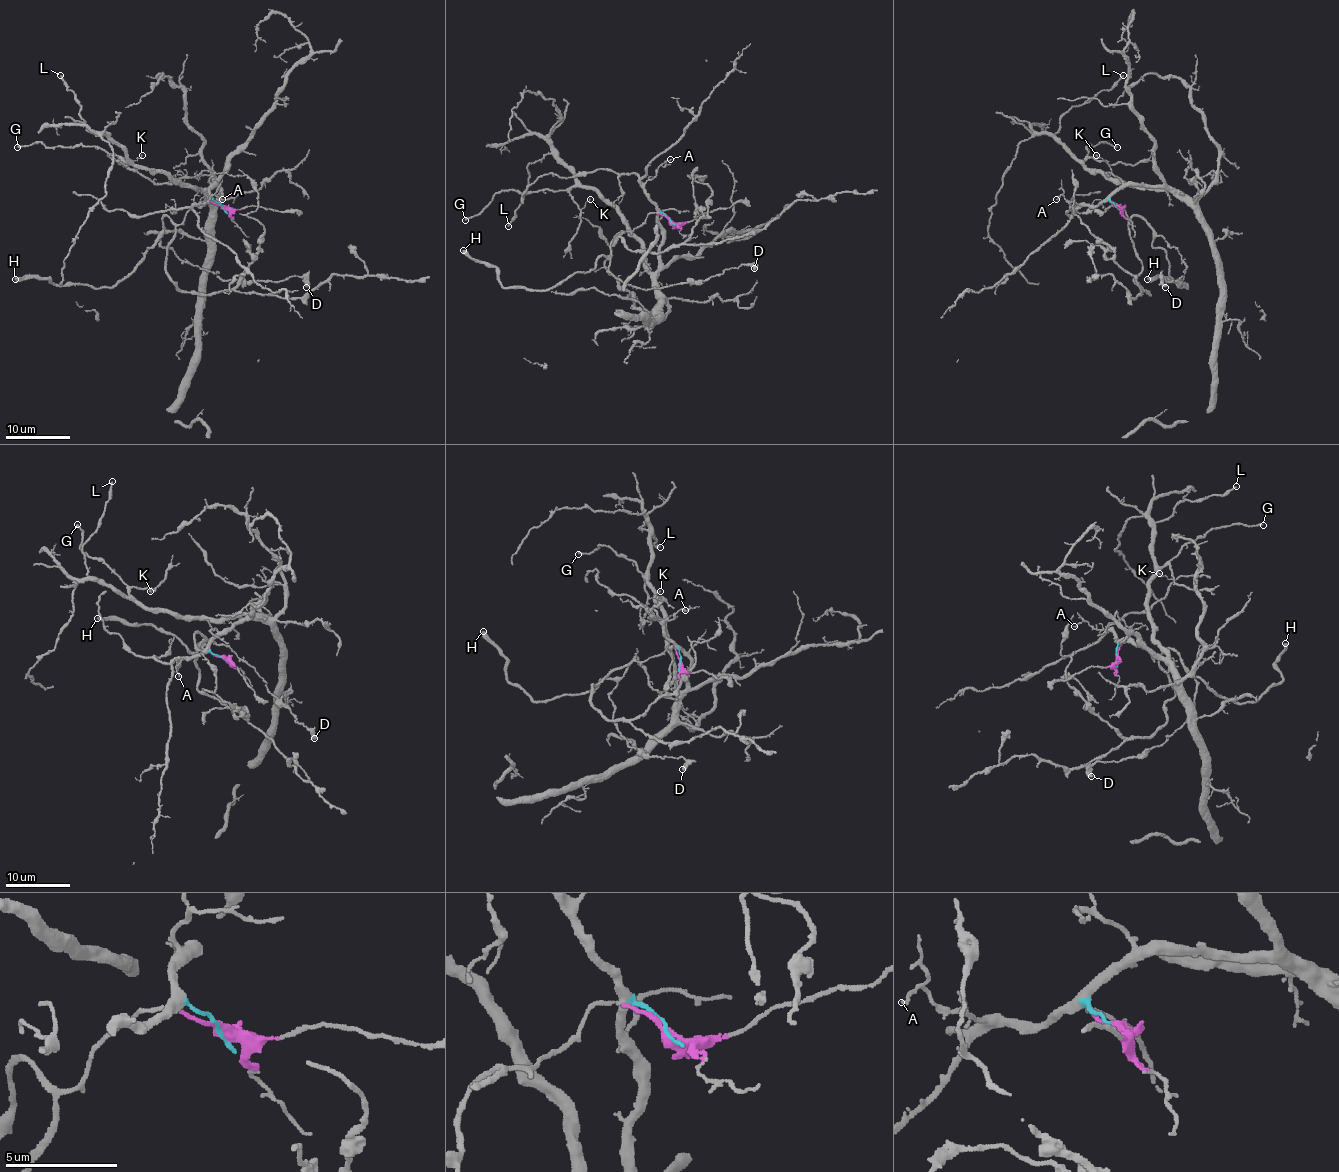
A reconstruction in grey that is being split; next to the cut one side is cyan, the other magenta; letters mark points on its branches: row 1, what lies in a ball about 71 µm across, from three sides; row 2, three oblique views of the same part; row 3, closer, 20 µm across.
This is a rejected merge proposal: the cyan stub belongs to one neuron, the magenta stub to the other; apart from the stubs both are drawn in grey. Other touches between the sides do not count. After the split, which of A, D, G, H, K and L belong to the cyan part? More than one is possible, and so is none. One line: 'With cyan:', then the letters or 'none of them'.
With cyan: A, G, K, L

